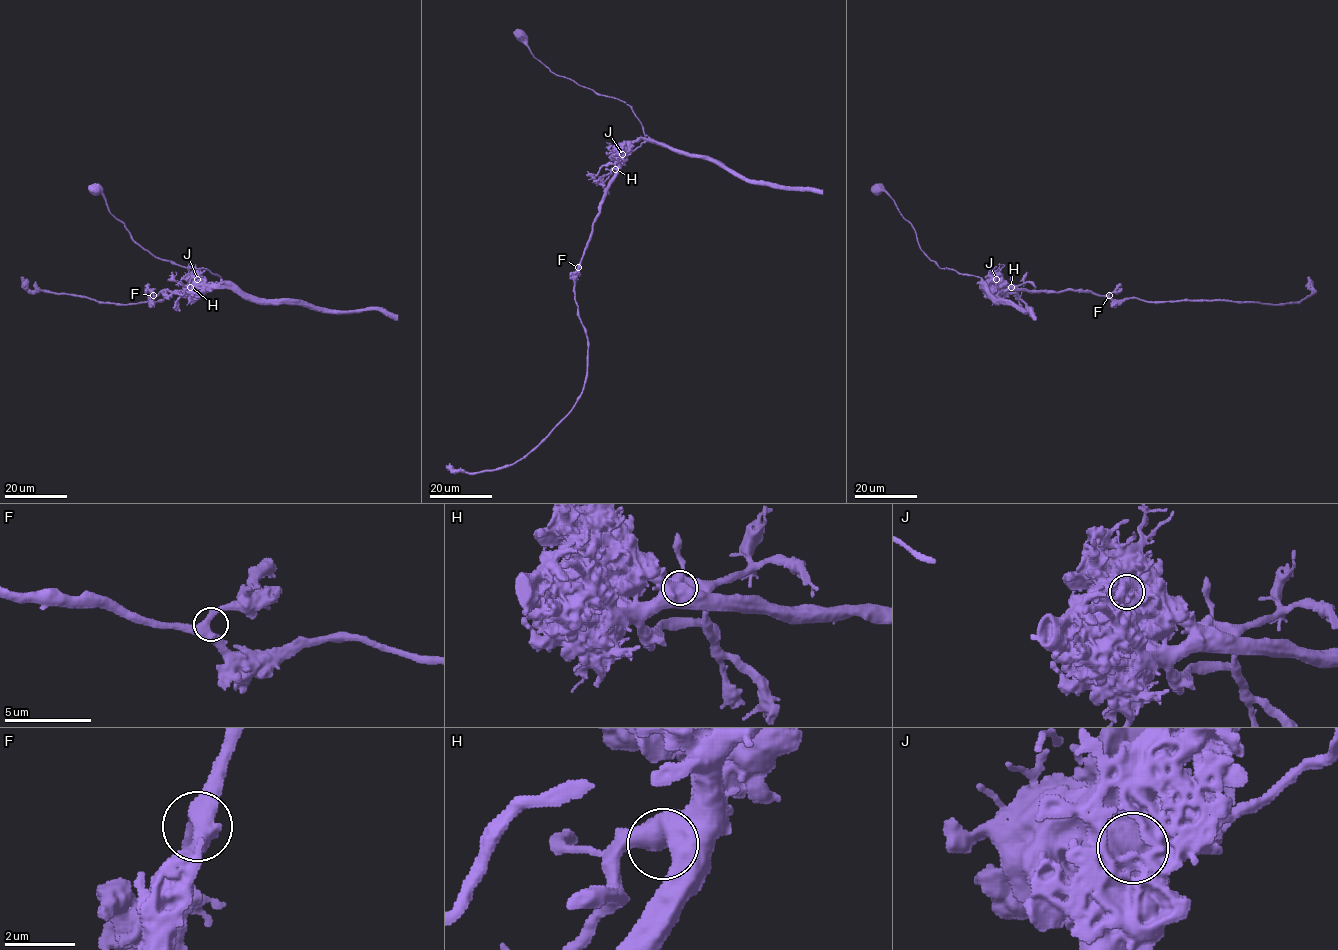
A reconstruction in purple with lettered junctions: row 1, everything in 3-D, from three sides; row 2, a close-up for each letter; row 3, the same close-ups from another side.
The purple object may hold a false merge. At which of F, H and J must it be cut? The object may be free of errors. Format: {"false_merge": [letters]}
{"false_merge": ["J"]}

